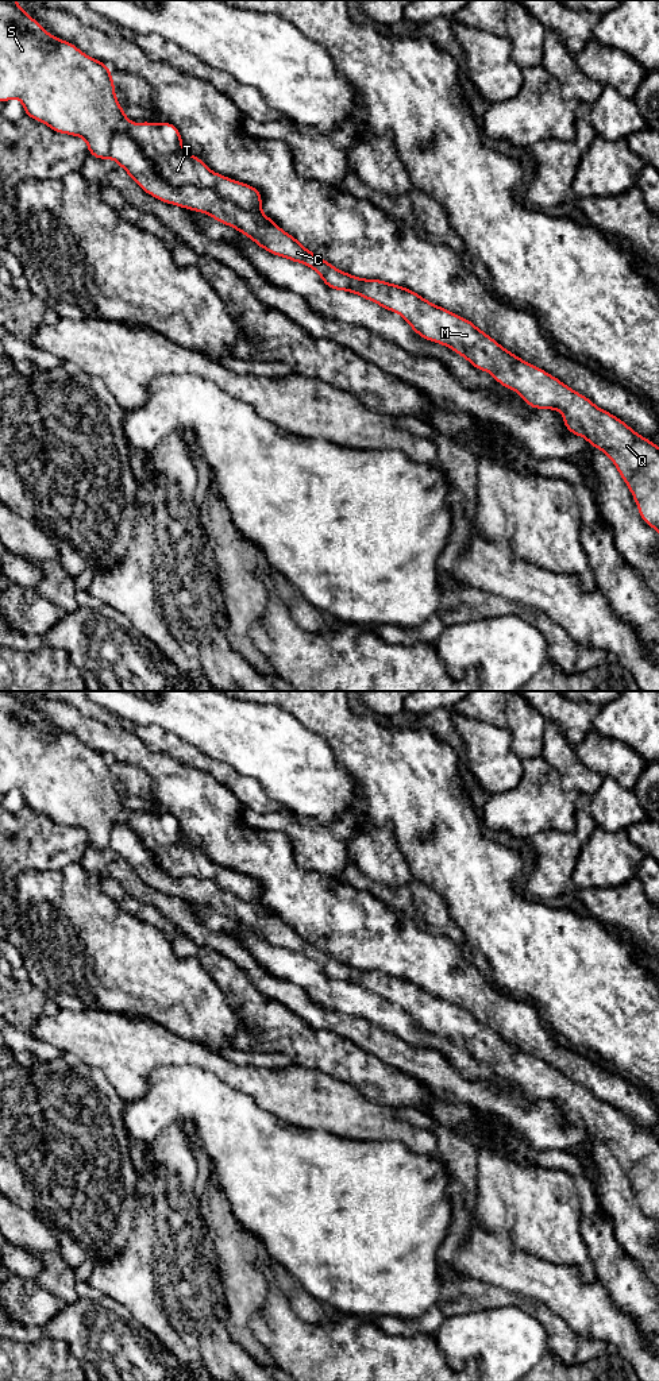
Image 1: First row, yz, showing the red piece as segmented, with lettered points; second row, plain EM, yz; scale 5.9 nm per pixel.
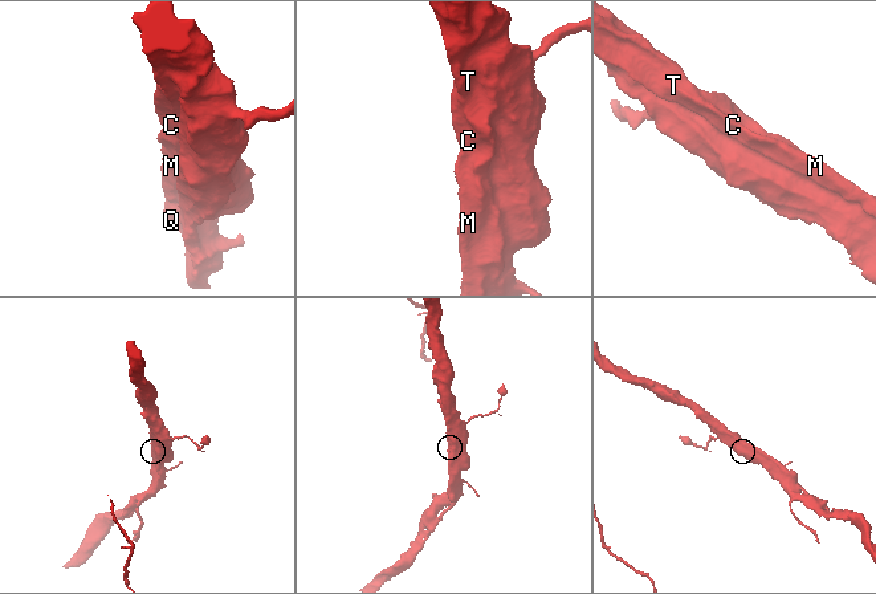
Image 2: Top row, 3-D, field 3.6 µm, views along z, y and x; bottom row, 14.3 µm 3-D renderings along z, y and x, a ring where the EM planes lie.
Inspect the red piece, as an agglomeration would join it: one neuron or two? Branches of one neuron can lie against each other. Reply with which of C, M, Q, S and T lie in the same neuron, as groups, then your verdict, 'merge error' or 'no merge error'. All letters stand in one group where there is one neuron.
groups C M Q / S T; merge error

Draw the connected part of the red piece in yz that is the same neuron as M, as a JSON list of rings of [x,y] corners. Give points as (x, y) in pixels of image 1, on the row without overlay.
[[[115,825],[109,849],[146,884],[163,894],[207,904],[240,922],[269,944],[309,957],[328,979],[359,985],[401,1006],[417,1026],[452,1039],[475,1060],[490,1064],[500,1076],[517,1083],[533,1100],[560,1102],[563,1115],[571,1125],[583,1127],[610,1149],[628,1176],[643,1212],[659,1223],[659,1138],[624,1112],[597,1099],[551,1065],[517,1049],[470,1011],[402,977],[338,961],[278,917],[262,915],[253,903],[243,904],[215,880],[167,875],[134,828]]]

